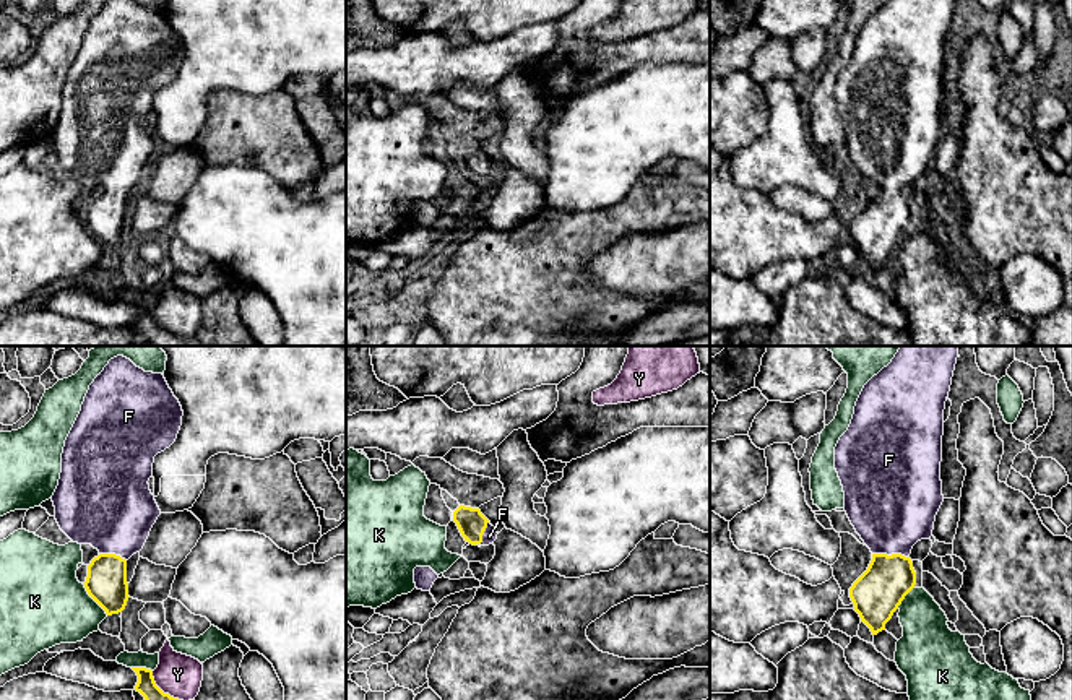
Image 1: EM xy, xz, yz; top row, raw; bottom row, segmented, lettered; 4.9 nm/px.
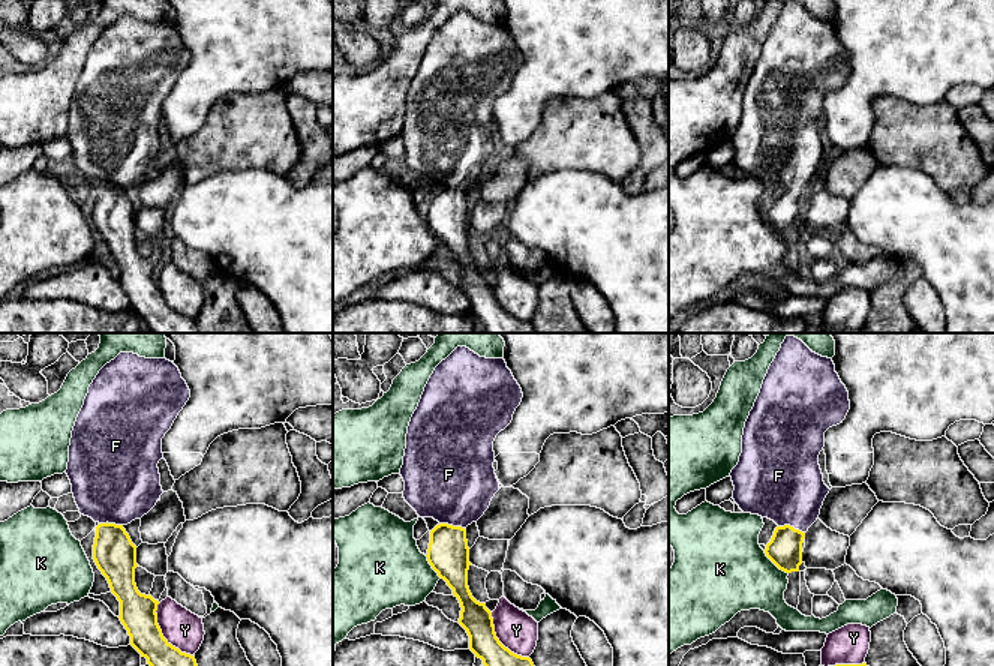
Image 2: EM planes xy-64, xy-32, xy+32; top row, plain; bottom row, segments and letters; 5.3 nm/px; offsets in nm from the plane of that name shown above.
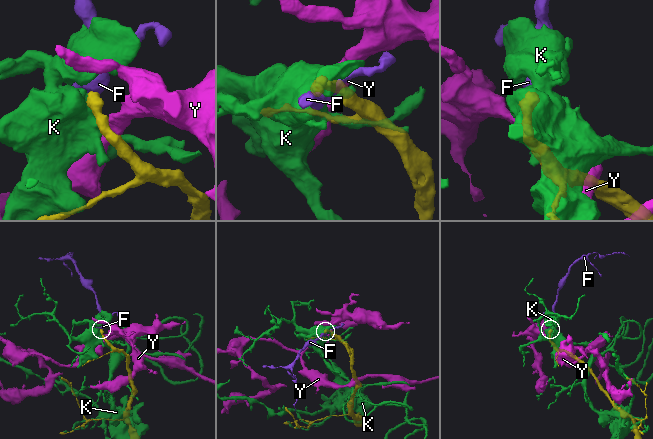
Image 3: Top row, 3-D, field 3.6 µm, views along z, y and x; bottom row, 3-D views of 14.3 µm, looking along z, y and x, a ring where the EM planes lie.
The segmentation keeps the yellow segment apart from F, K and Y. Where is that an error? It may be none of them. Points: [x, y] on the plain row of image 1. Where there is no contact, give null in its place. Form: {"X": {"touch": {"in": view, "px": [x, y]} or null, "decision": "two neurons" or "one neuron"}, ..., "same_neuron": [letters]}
{"F": {"touch": {"in": "yz", "px": [892, 190]}, "decision": "one neuron"}, "K": {"touch": {"in": "xy", "px": [93, 234]}, "decision": "two neurons"}, "Y": {"touch": {"in": "xy", "px": [168, 330]}, "decision": "two neurons"}, "same_neuron": ["F"]}

